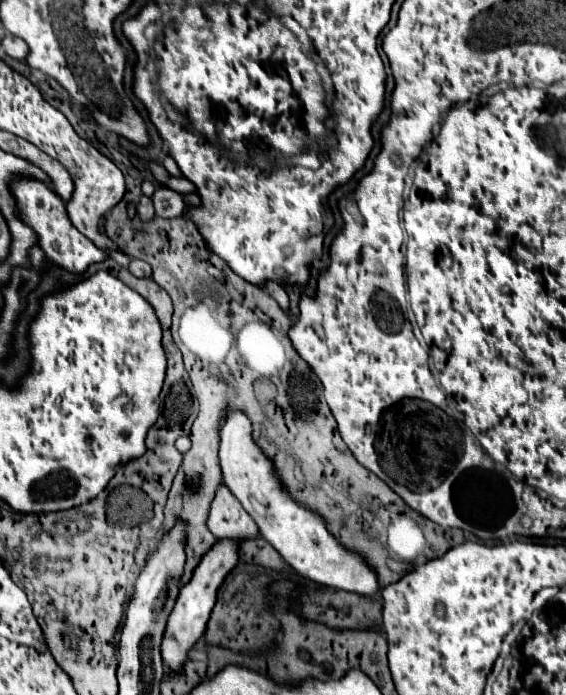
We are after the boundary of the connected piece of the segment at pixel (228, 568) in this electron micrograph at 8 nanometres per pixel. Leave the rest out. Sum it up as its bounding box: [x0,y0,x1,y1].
[163,539,243,673]

